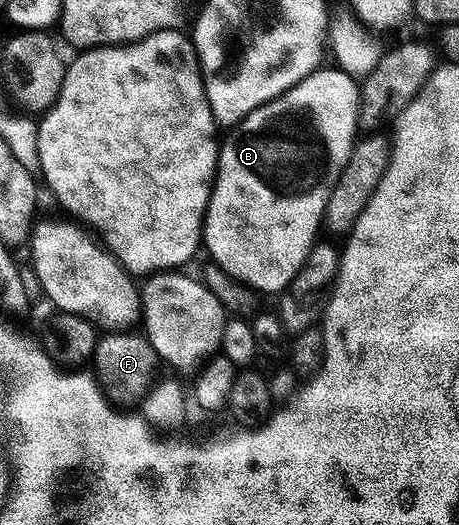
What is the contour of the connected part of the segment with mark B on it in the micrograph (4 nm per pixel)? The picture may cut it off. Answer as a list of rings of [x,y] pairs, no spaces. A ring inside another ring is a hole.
[[[326,65],[314,71],[308,77],[304,77],[292,89],[288,89],[280,97],[252,109],[248,117],[244,117],[229,132],[227,139],[223,138],[218,152],[217,174],[214,177],[214,188],[210,194],[210,203],[206,206],[206,221],[204,224],[204,247],[210,250],[209,258],[227,271],[234,279],[239,279],[246,286],[254,288],[255,292],[275,291],[281,293],[290,286],[291,281],[296,277],[296,273],[302,268],[310,250],[314,248],[316,240],[319,238],[318,230],[323,230],[326,218],[326,206],[328,197],[332,197],[332,189],[344,169],[348,165],[348,157],[352,153],[354,144],[360,135],[358,124],[360,87],[355,76]]]

